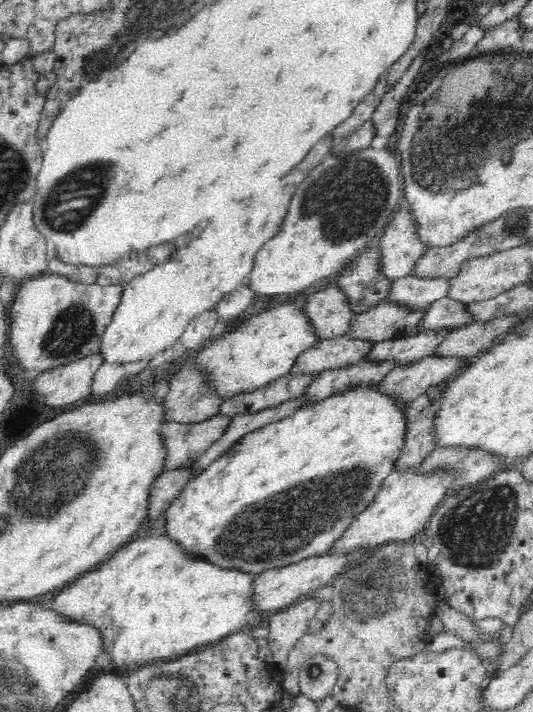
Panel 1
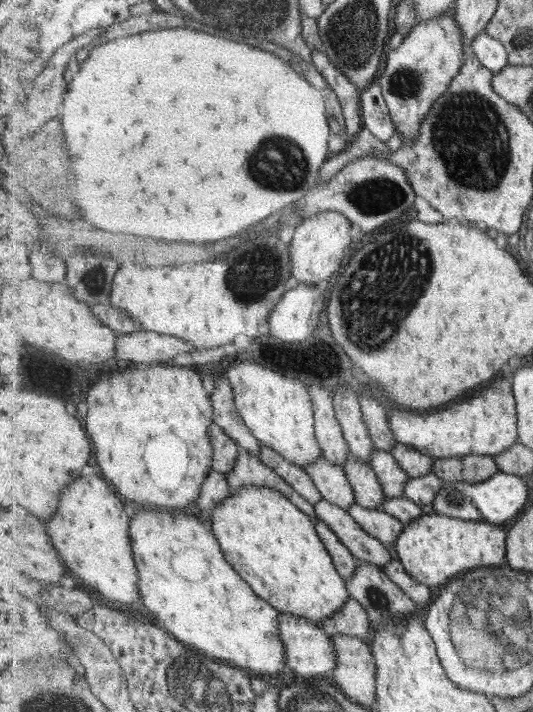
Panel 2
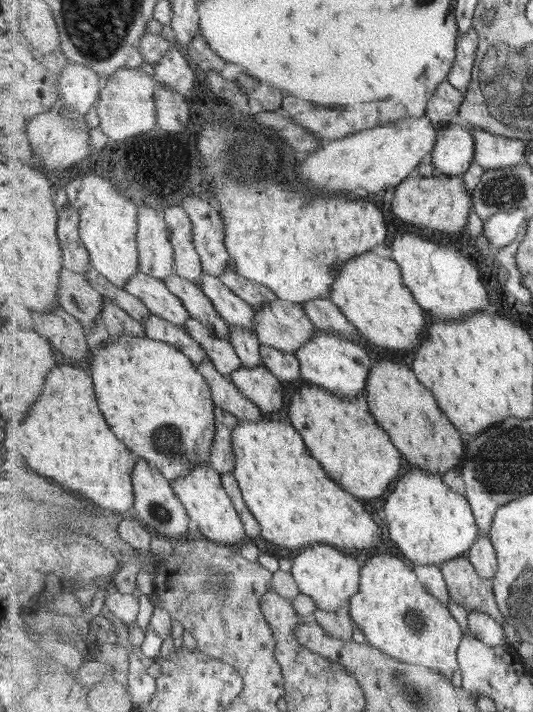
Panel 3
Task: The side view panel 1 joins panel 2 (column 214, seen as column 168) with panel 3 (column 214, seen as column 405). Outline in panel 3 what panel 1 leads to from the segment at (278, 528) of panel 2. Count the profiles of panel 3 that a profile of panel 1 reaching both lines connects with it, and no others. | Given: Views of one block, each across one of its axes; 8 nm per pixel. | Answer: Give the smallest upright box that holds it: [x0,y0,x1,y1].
[85,334,217,482]

